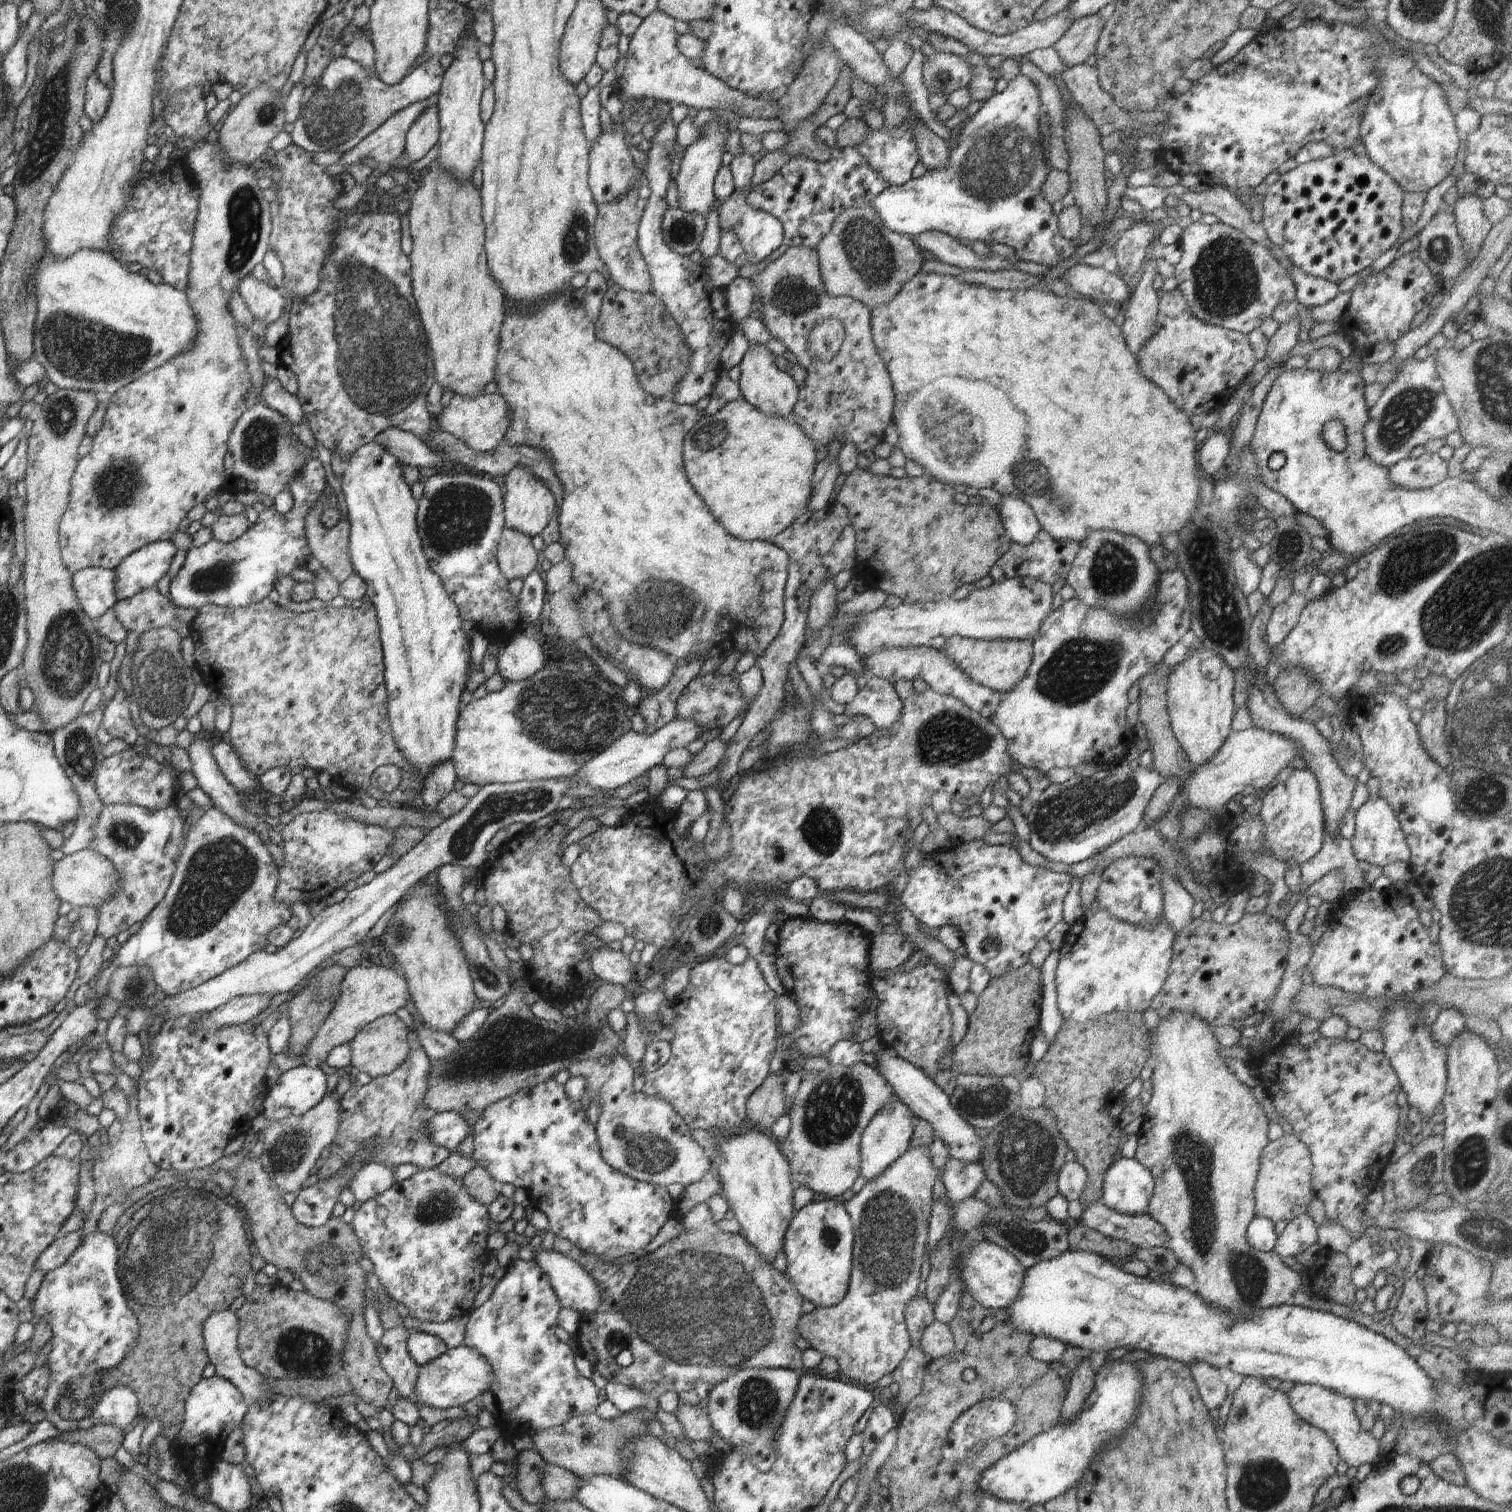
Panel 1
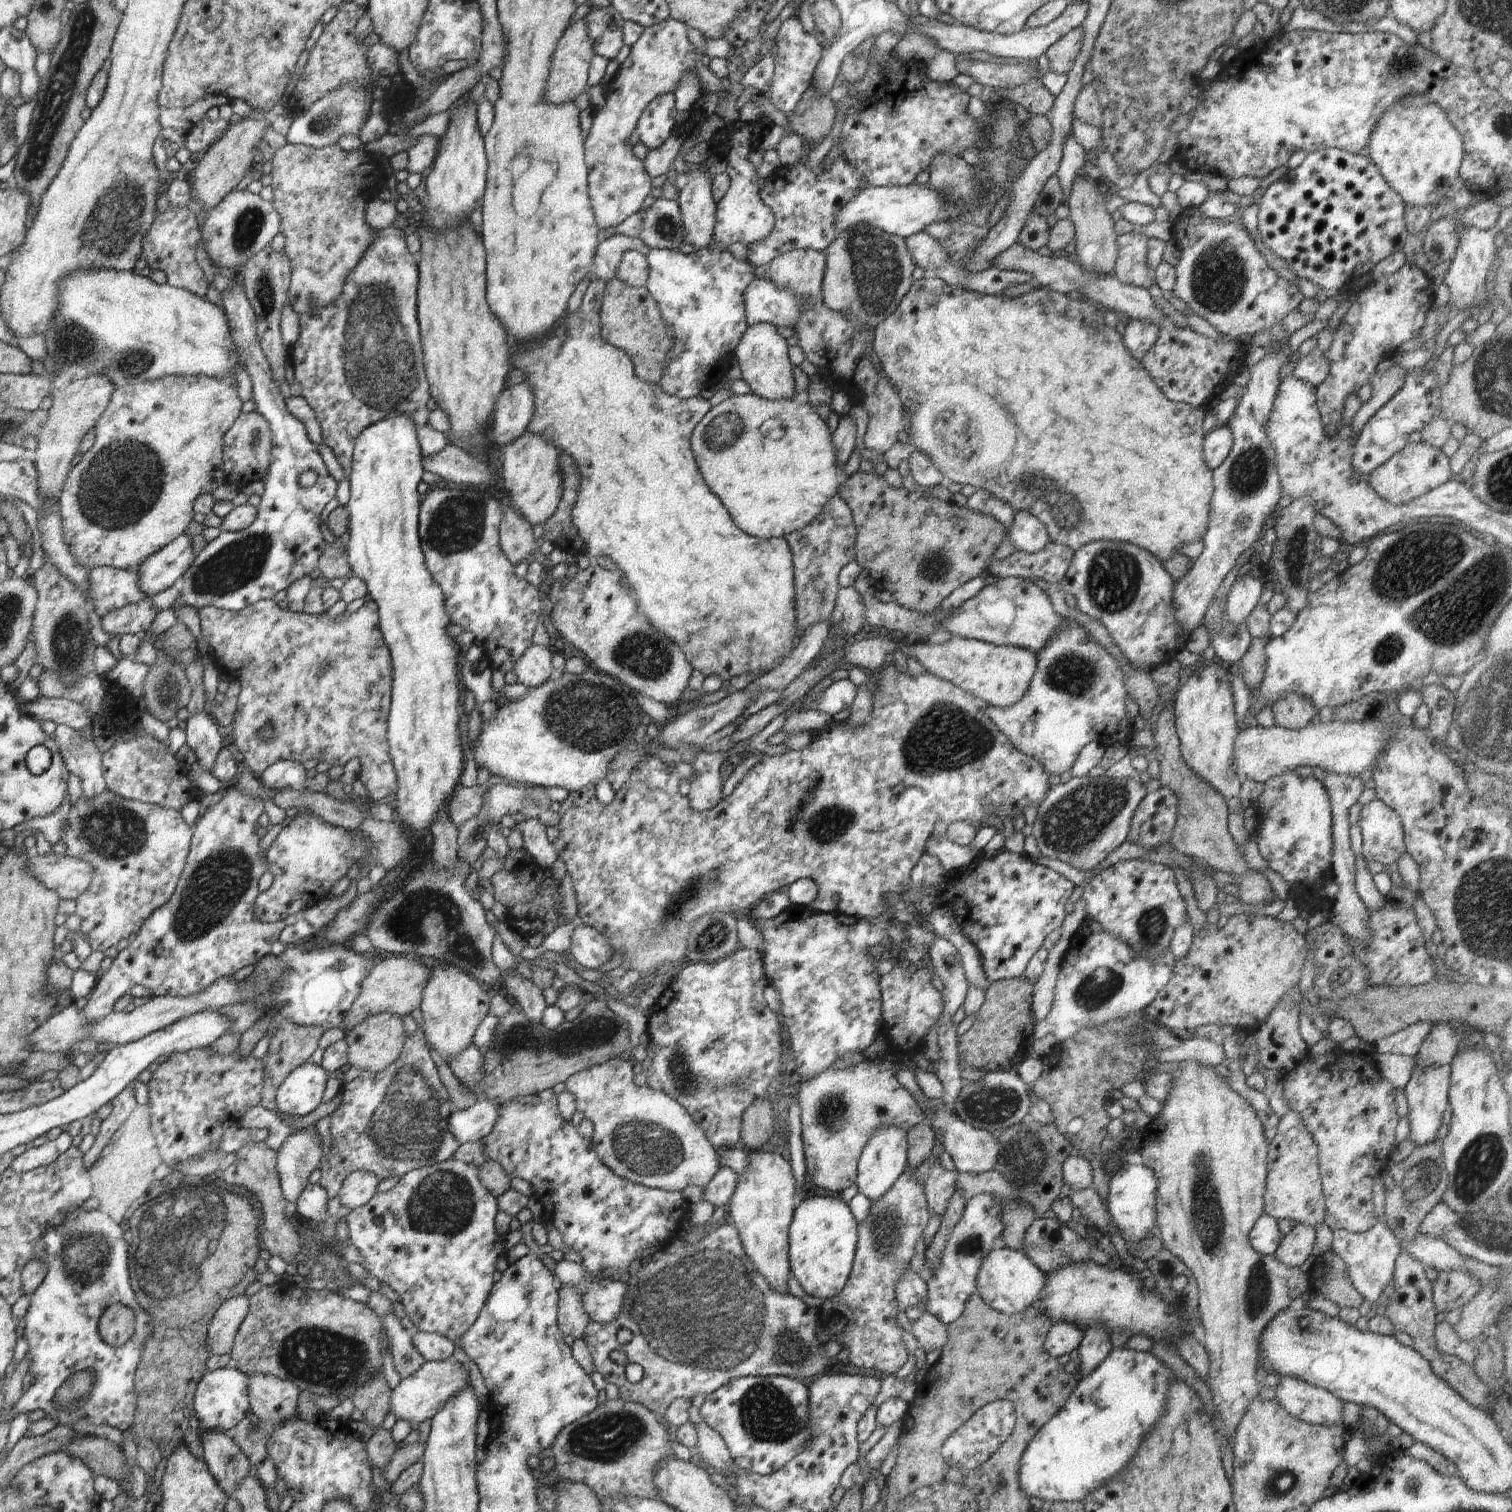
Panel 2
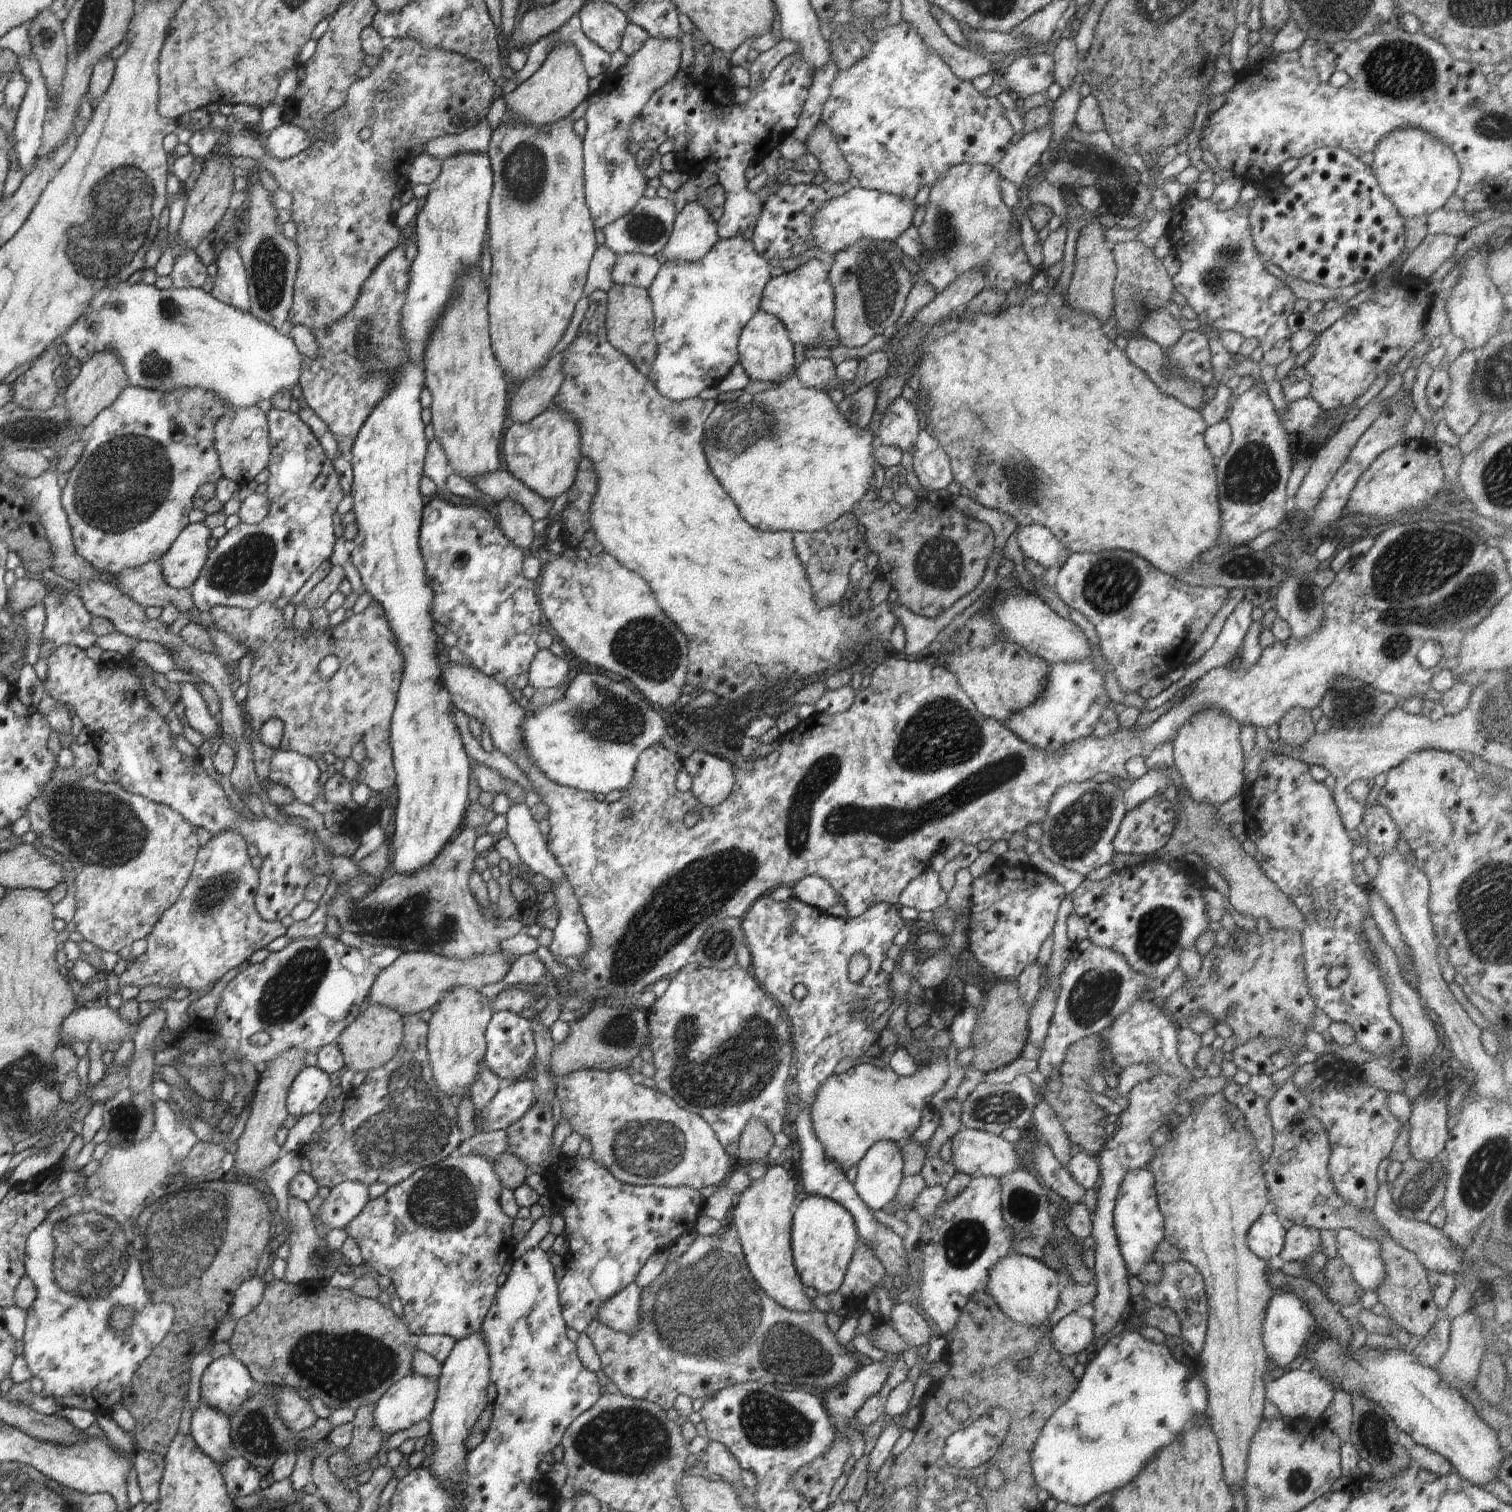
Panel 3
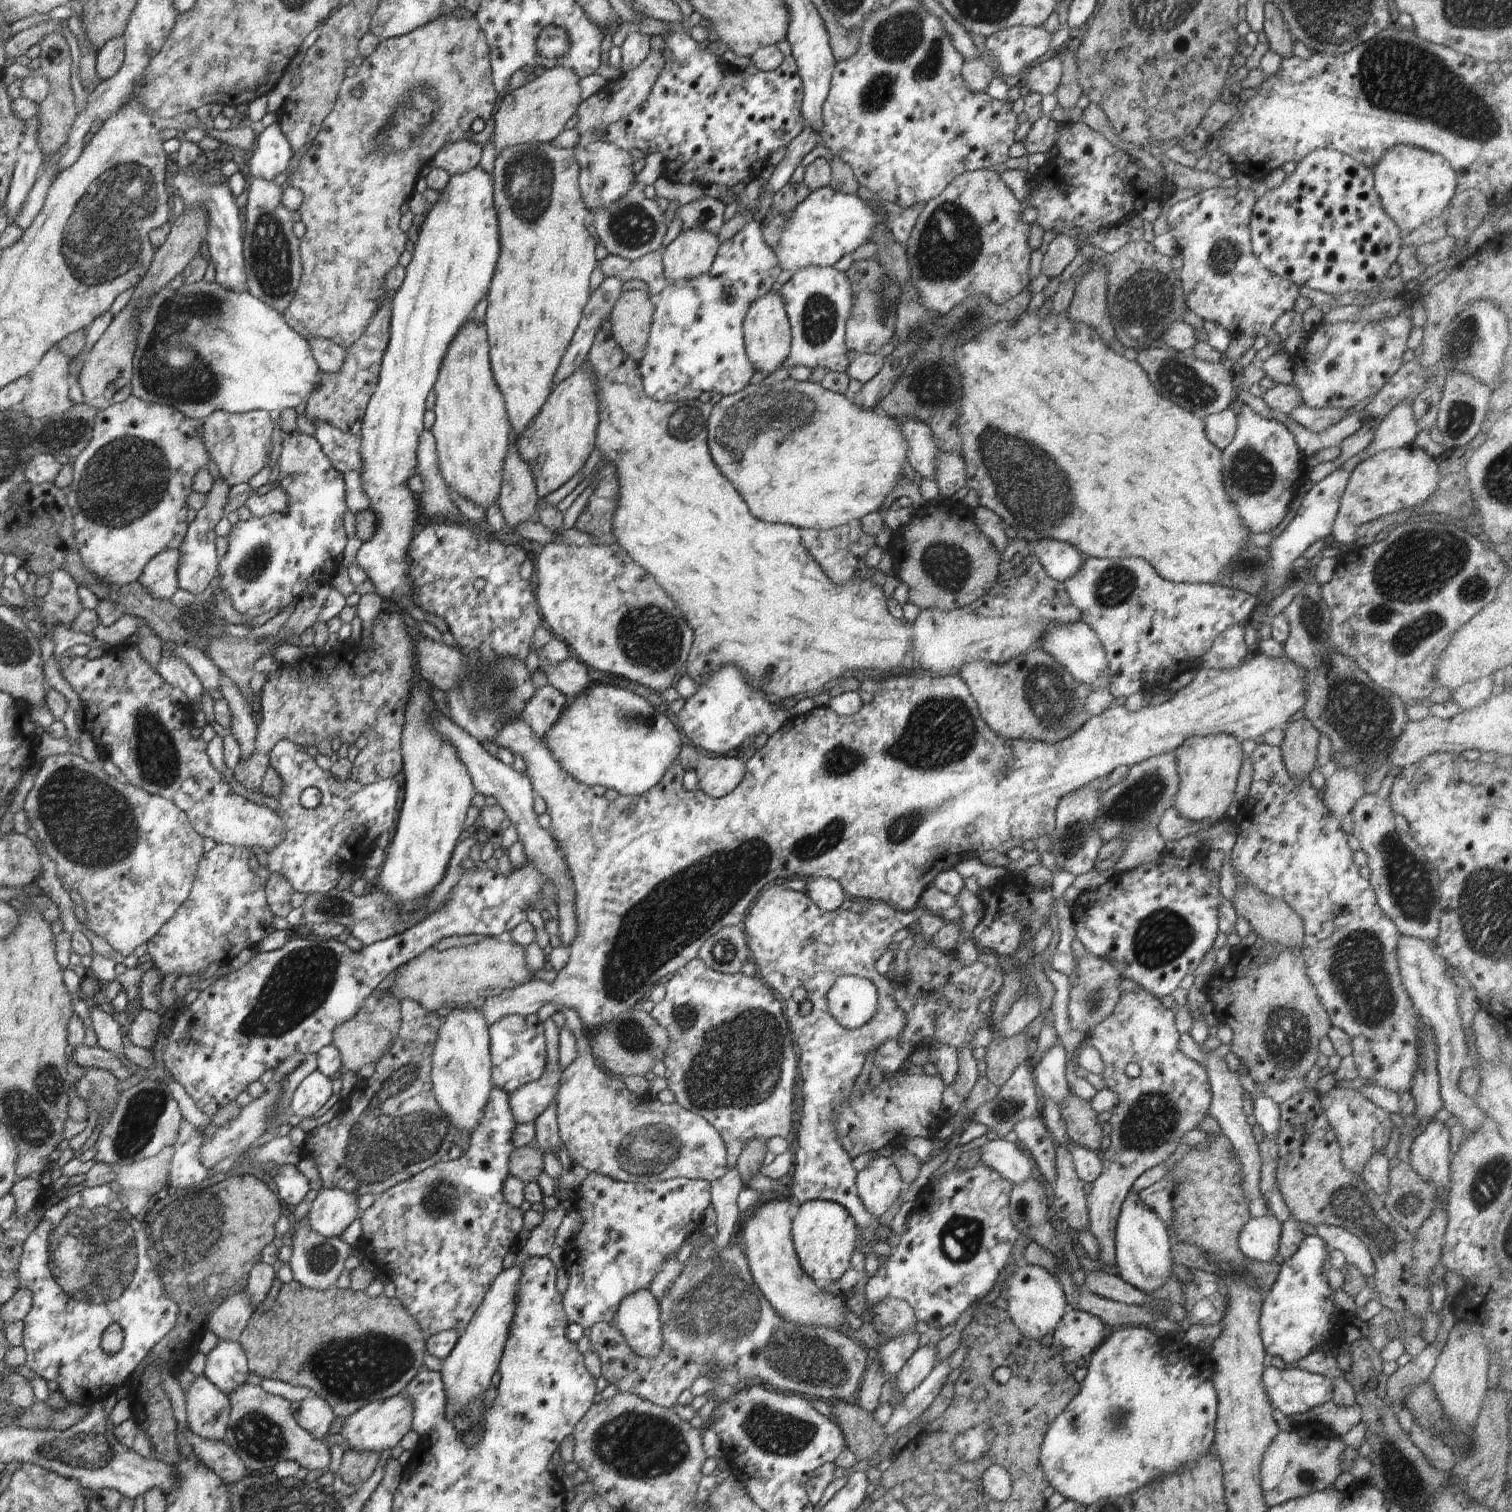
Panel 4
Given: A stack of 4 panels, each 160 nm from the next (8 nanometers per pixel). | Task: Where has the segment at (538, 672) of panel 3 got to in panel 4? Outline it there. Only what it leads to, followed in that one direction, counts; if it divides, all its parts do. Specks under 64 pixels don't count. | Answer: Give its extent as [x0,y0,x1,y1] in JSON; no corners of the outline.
[538,655,592,700]

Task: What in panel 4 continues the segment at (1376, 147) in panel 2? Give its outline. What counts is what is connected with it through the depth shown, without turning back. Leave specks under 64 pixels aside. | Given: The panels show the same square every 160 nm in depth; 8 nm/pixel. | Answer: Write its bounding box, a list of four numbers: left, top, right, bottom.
[1373,144,1457,234]

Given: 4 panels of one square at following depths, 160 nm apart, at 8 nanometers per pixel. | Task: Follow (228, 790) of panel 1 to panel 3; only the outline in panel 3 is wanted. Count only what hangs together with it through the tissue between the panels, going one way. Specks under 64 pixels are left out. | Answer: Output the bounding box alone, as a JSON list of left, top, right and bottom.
[178,683,221,742]

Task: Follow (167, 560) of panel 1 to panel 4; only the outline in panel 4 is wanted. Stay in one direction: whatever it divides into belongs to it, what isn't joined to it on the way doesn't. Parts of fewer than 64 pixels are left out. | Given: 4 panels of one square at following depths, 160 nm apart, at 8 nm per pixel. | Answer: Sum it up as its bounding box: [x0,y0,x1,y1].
[177,479,231,596]

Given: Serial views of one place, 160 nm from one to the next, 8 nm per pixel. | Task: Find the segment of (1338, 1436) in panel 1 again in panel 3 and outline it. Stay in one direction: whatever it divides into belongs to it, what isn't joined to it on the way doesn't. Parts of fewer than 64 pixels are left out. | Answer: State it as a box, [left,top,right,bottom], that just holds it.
[1264,1367,1335,1420]

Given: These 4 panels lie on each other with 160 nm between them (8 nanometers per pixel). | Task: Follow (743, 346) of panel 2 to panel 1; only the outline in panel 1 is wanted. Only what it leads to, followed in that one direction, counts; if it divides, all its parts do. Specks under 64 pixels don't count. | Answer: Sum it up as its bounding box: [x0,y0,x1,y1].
[740,344,799,417]

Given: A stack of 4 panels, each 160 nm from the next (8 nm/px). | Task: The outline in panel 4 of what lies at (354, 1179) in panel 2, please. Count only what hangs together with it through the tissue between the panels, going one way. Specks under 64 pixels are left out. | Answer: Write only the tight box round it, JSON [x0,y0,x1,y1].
[307,1188,360,1238]

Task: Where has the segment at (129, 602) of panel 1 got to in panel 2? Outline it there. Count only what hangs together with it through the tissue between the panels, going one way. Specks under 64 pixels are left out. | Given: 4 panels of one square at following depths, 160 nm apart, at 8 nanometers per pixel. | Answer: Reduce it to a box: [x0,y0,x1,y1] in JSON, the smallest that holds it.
[100,597,158,636]

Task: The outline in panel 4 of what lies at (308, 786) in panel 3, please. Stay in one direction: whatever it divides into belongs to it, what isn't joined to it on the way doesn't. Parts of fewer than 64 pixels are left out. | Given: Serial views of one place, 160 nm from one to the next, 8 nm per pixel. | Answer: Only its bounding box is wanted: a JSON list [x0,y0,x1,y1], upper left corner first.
[267,740,398,893]

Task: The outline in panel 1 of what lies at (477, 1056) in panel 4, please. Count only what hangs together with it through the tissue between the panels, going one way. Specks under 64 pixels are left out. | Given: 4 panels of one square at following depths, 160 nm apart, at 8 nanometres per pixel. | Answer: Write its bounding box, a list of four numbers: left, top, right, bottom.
[379,881,478,1036]

